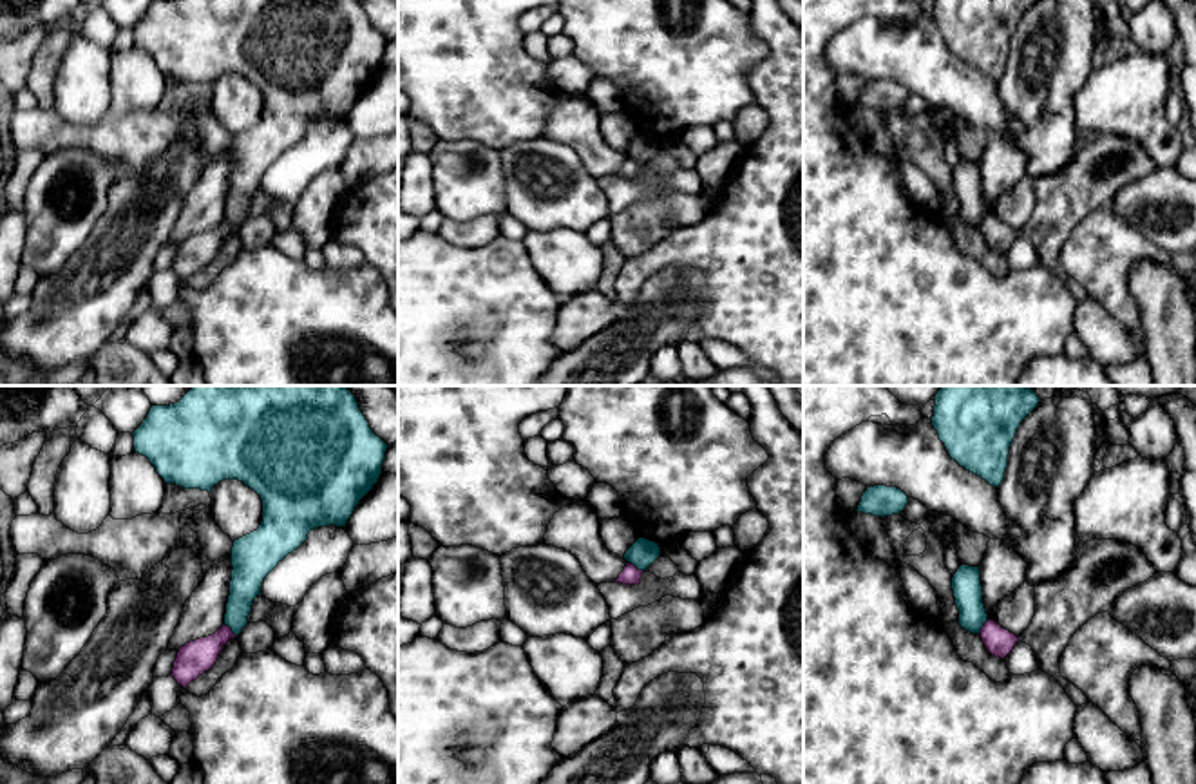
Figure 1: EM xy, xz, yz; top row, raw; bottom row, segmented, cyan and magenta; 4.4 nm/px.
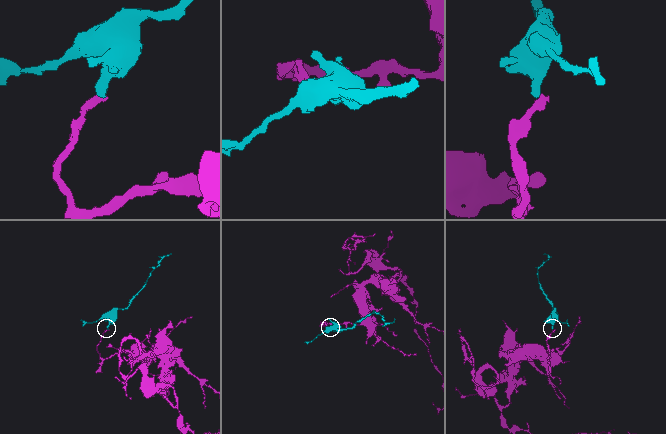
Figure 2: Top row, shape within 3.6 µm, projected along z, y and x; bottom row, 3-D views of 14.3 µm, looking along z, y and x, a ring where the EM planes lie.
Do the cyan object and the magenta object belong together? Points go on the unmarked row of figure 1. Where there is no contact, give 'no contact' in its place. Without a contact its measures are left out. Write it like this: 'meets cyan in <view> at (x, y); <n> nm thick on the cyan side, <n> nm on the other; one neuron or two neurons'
meets cyan in xz at (635, 160); 120 nm thick on the cyan side, 80 nm on the other; two neurons

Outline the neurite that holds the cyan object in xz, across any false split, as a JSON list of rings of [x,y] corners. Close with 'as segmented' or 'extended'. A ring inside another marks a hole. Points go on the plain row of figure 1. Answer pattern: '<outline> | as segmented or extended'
[[[639,132],[624,148],[624,154],[635,159],[639,165],[648,161],[660,150],[660,141],[655,136]]] | as segmented

